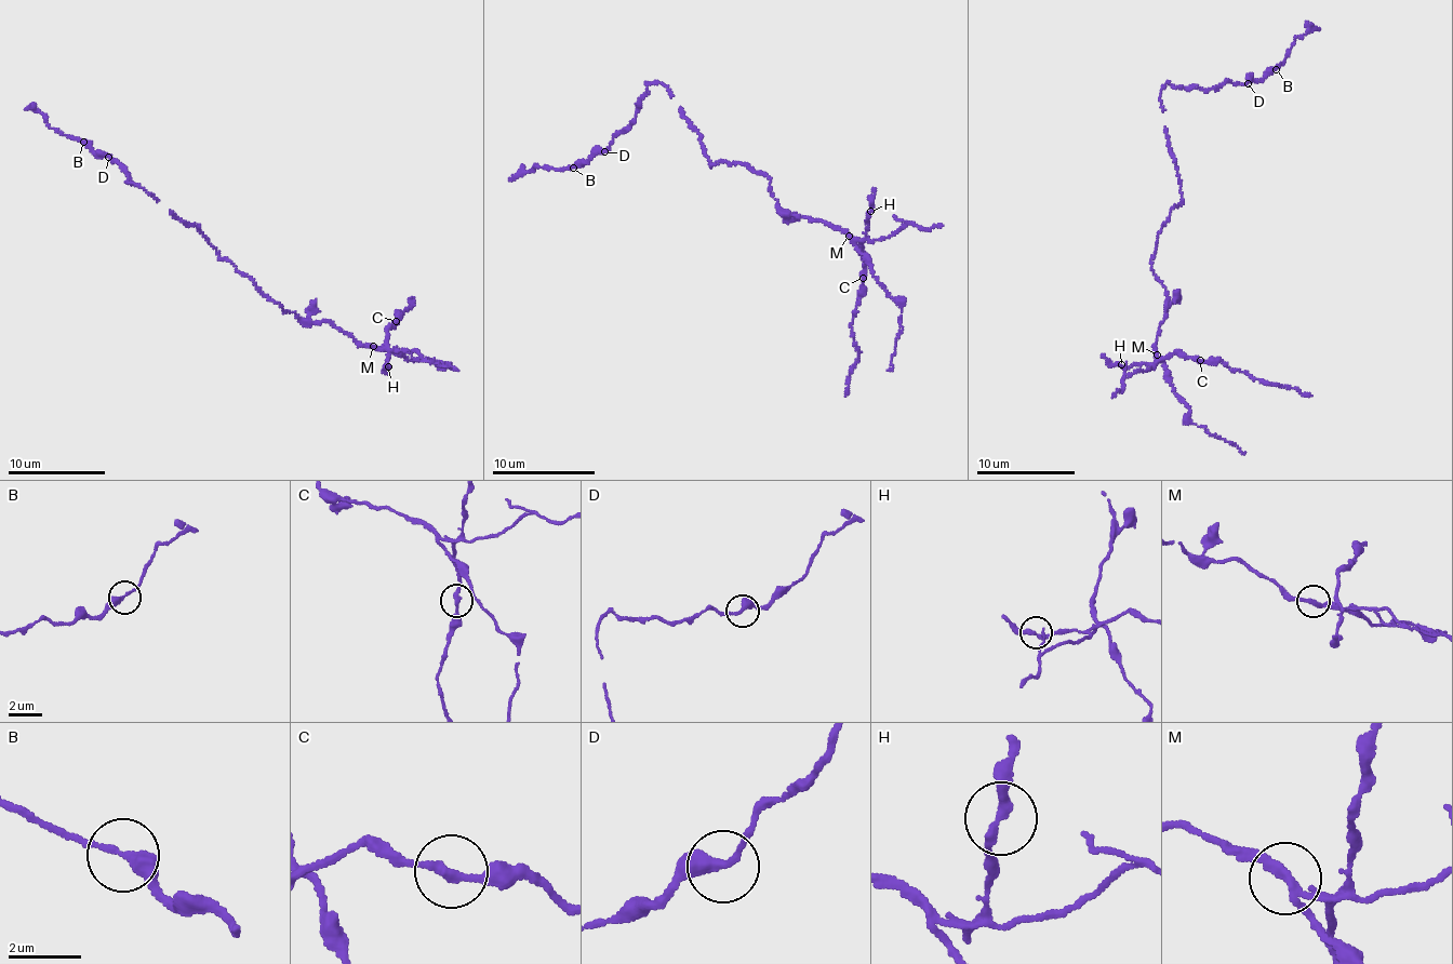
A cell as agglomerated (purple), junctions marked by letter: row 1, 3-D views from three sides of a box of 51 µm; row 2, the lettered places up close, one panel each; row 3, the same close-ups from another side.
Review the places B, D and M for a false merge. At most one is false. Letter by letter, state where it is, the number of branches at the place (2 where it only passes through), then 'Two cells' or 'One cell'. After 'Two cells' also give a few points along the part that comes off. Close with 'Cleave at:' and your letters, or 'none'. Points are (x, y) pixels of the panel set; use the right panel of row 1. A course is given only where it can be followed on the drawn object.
B: Place: (1276, 69). Branches: 2. One cell
D: Place: (1248, 83). Branches: 2. One cell
M: Place: (1157, 355). Branches: 3. Two cells. Course of the part to remove: (1157, 353), (1157, 361), (1174, 353), (1218, 362), (1311, 396)
Cleave at: M

